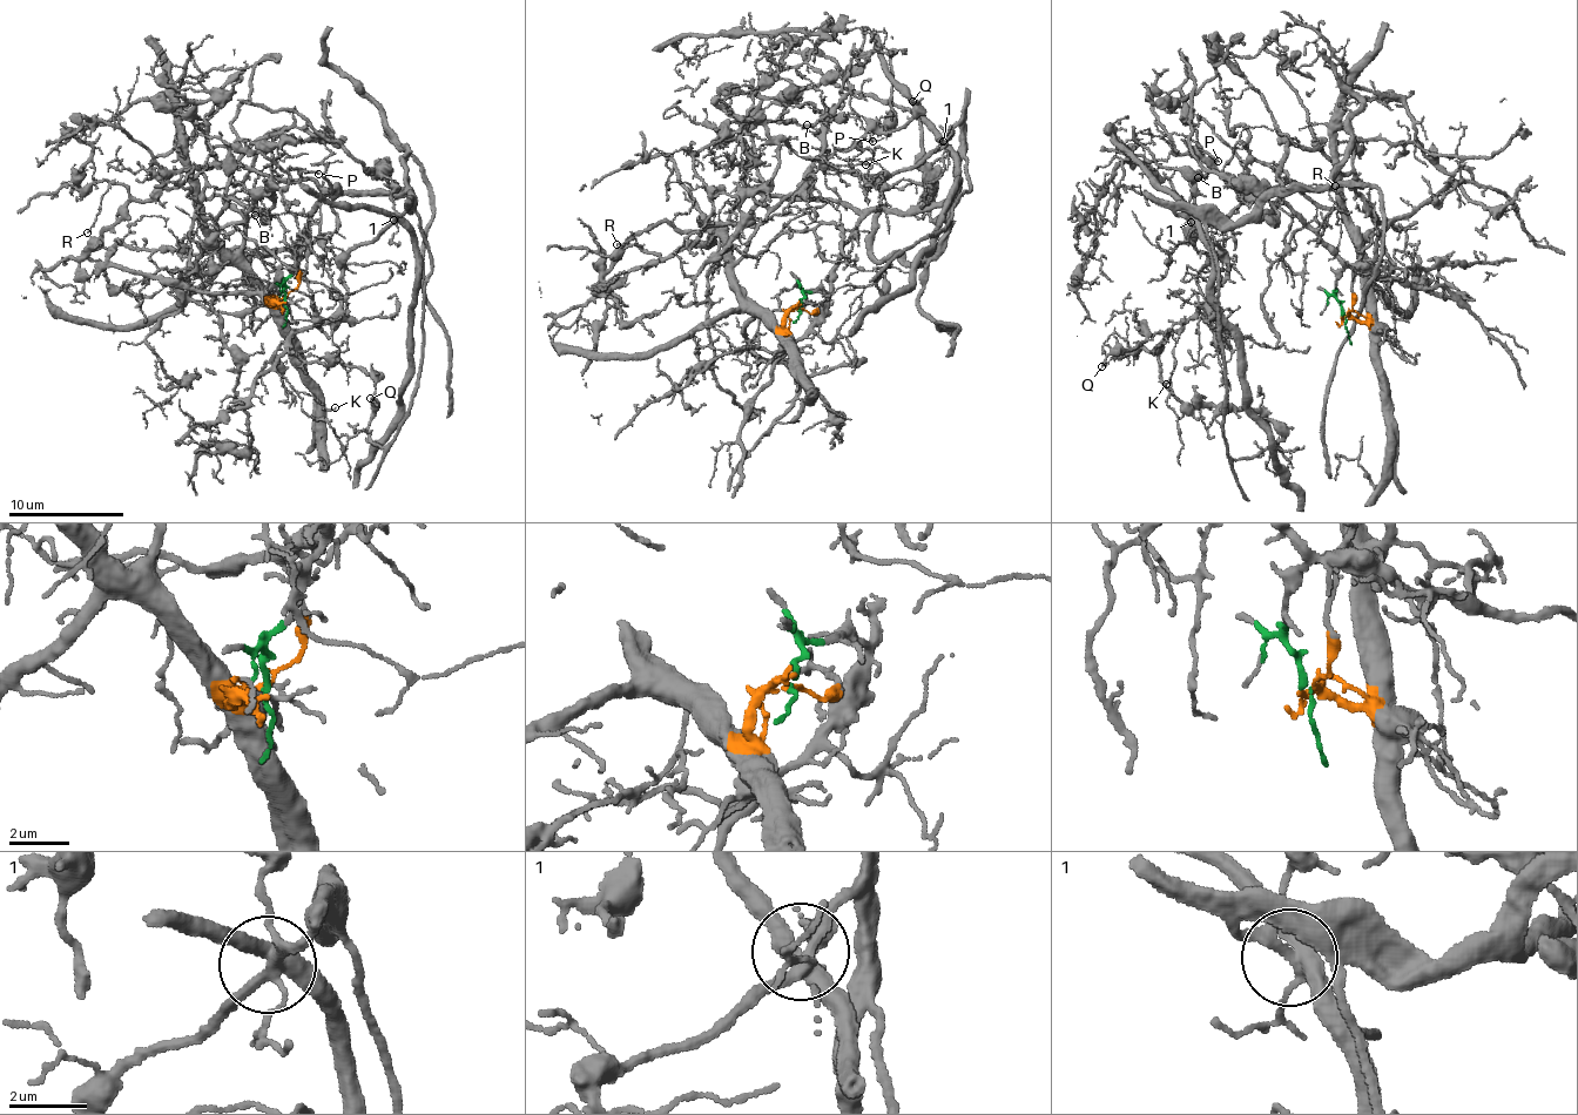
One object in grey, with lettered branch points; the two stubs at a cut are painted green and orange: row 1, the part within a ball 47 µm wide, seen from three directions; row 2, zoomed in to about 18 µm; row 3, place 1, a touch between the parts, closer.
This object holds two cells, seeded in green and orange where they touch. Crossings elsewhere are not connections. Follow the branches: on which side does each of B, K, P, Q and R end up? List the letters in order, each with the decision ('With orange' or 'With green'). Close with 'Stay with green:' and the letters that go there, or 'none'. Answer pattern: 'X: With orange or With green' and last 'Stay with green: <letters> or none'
B: With orange
K: With green
P: With orange
Q: With green
R: With green
Stay with green: K, Q, R

